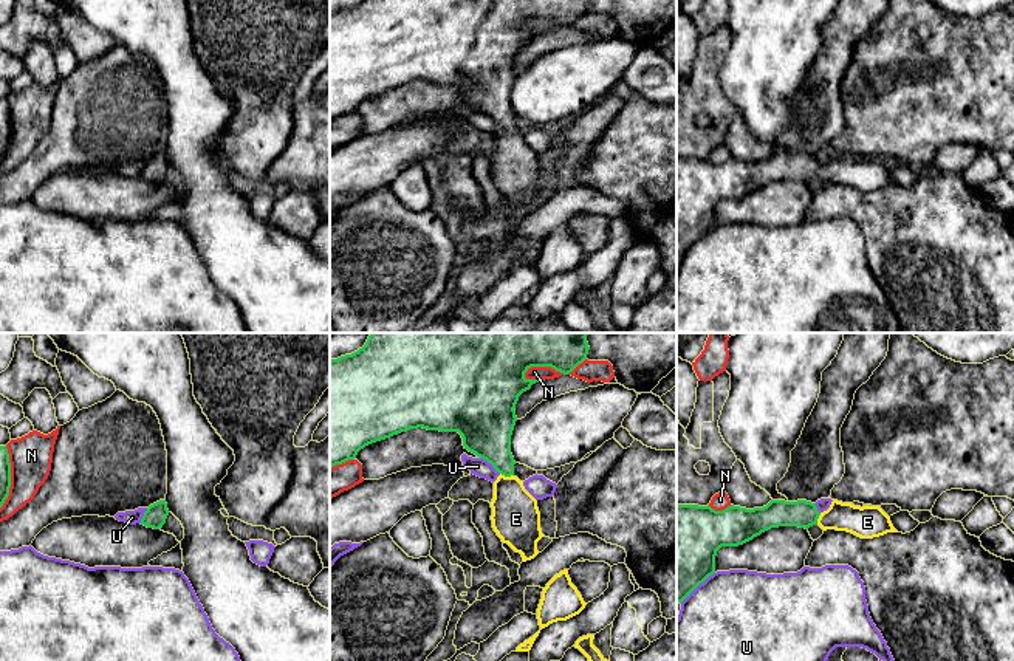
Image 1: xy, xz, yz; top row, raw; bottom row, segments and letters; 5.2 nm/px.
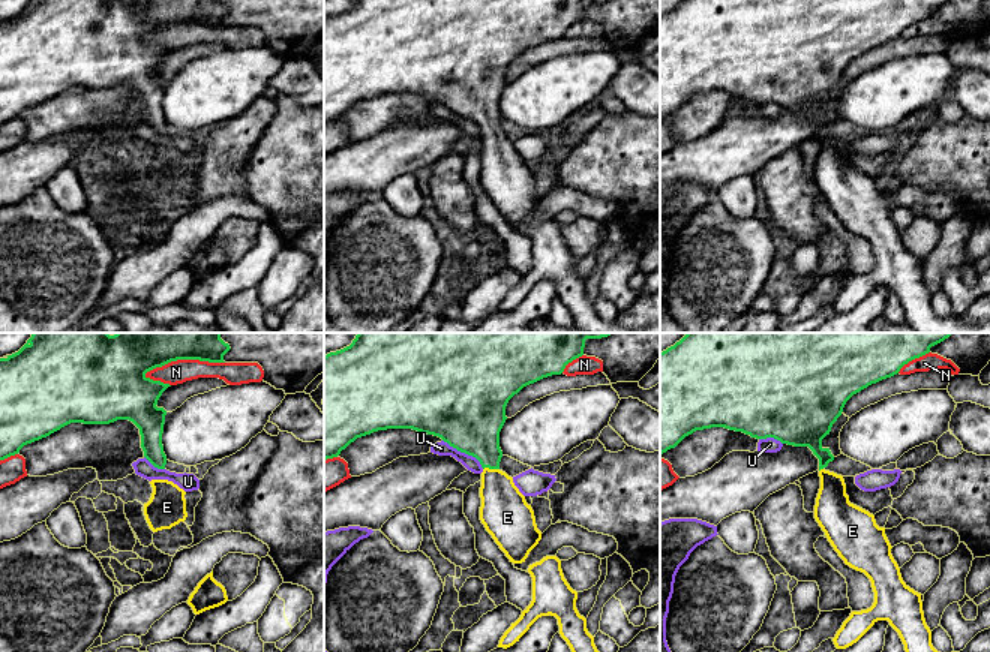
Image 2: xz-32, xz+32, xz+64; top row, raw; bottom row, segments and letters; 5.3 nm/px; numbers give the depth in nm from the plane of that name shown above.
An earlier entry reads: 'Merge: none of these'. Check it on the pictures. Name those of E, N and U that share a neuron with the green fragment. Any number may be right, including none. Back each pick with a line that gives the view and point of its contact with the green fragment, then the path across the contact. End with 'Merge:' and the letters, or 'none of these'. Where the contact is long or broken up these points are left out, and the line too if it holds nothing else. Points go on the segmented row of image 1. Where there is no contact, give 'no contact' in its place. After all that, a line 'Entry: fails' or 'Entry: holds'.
E: contact xz (506, 476); way xz (486, 432), (503, 462), (506, 476), (506, 488), (516, 519)
Merge: E
Entry: fails

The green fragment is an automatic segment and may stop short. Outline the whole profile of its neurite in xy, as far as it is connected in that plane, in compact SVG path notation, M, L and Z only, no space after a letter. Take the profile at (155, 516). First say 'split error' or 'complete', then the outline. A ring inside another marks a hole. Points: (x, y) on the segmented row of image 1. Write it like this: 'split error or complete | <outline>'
complete | M159 500L147 508L141 519L141 525L159 529L166 523L167 515L169 515L167 503L166 500Z

